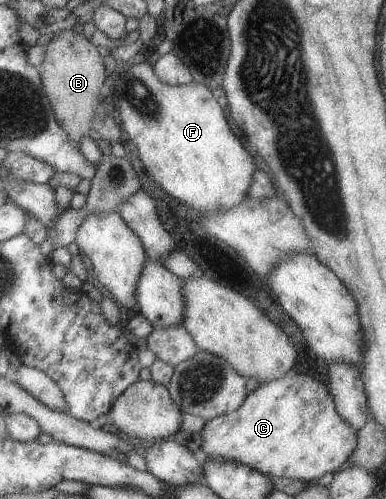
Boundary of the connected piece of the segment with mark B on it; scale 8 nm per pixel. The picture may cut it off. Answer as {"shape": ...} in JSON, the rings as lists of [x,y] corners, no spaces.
{"shape":[[[71,30],[58,32],[45,45],[43,62],[37,71],[57,124],[65,131],[70,142],[78,145],[92,129],[94,110],[101,99],[100,86],[106,79],[99,47],[89,43],[81,32],[73,33]]]}

